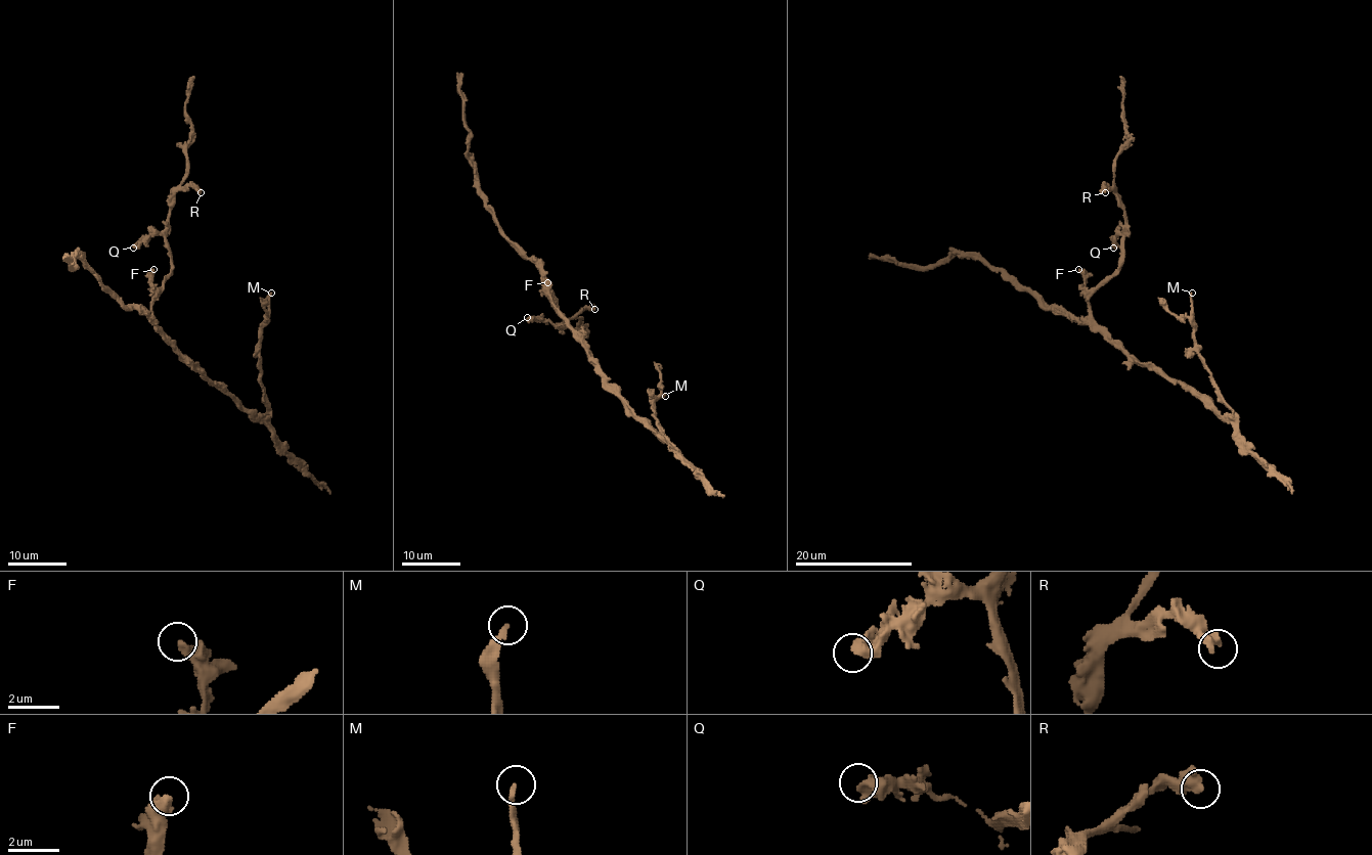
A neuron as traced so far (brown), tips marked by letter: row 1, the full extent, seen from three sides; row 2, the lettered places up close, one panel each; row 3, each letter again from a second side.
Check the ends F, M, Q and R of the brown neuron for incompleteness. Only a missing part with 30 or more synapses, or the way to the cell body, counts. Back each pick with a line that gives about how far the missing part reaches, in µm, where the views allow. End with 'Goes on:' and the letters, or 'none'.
M: 30 µm
Goes on: M

